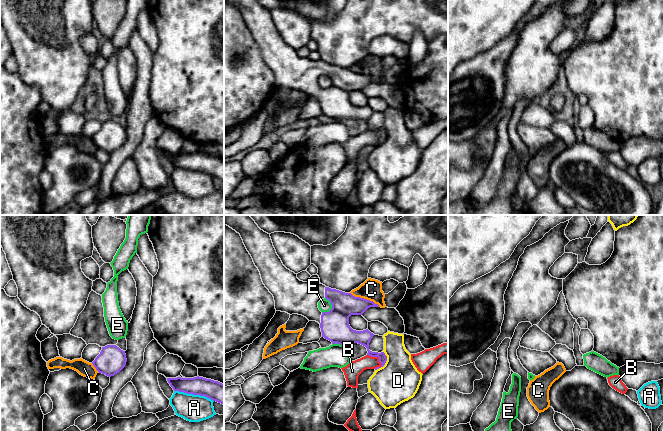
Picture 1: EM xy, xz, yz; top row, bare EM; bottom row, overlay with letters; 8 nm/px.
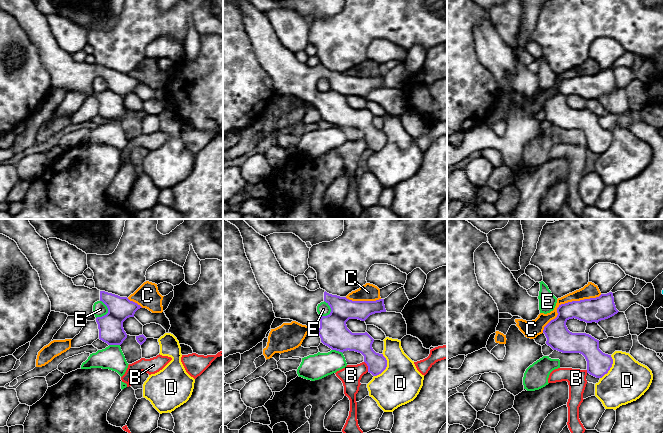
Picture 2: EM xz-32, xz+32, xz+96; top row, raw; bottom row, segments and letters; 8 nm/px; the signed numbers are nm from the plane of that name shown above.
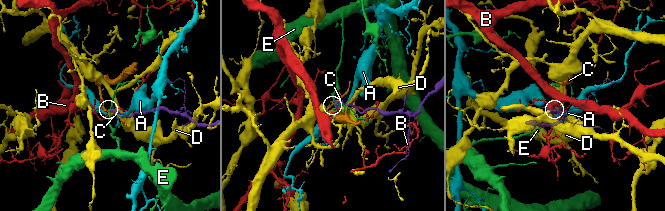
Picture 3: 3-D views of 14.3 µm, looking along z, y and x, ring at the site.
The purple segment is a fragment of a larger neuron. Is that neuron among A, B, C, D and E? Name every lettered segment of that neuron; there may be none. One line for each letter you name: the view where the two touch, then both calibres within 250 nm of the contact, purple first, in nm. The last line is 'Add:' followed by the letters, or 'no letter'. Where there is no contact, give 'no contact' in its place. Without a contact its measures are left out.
Add: no letter

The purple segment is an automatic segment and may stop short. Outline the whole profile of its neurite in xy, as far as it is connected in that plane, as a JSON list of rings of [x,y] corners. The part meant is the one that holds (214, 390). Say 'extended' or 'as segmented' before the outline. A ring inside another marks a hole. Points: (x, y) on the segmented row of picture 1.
as segmented; [[[203,377],[167,378],[174,391],[205,396],[224,405],[224,384]]]

